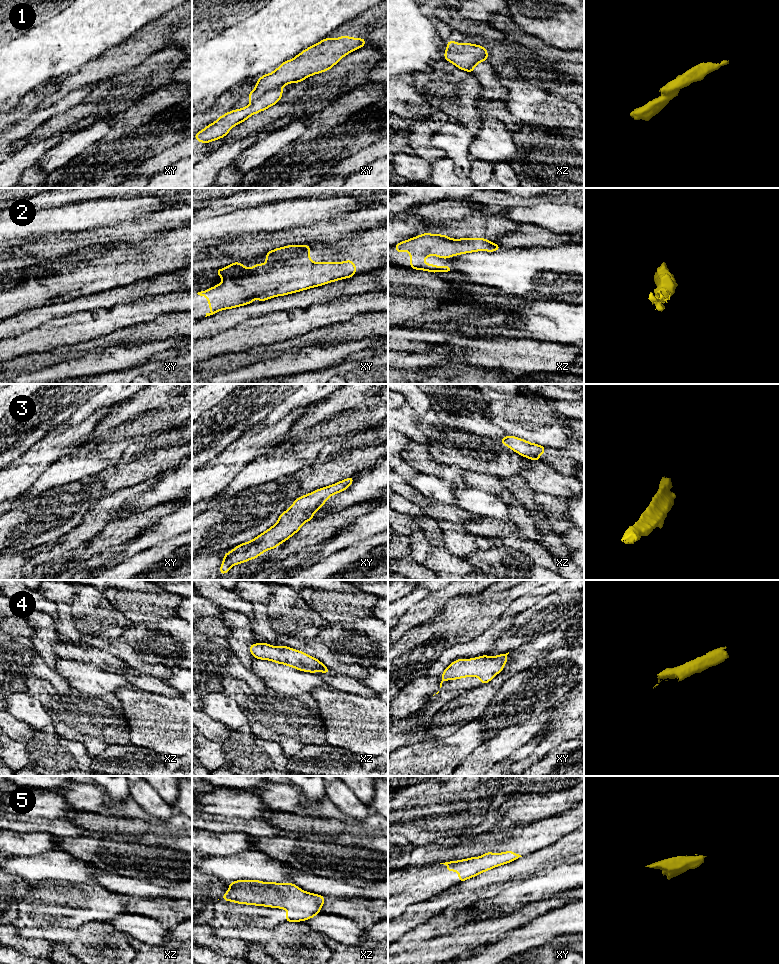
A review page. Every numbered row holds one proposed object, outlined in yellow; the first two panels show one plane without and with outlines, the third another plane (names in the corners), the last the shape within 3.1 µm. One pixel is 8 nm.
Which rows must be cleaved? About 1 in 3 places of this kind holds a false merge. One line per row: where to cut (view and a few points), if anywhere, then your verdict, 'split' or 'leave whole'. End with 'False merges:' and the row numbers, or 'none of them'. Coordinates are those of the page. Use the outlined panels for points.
1: cut xy (282, 85), (265, 91), (253, 101); split
2: cut none; leave whole
3: cut none; leave whole
4: cut none; leave whole
5: cut none; leave whole
False merges: 1

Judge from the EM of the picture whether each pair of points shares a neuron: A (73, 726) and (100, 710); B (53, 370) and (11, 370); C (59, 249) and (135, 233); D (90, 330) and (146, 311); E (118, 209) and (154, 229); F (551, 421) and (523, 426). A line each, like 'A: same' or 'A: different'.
A: same
B: different
C: same
D: same
E: different
F: same

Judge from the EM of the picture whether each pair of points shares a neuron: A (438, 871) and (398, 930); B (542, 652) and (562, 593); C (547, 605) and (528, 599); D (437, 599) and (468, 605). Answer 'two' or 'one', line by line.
A: two
B: two
C: two
D: two

